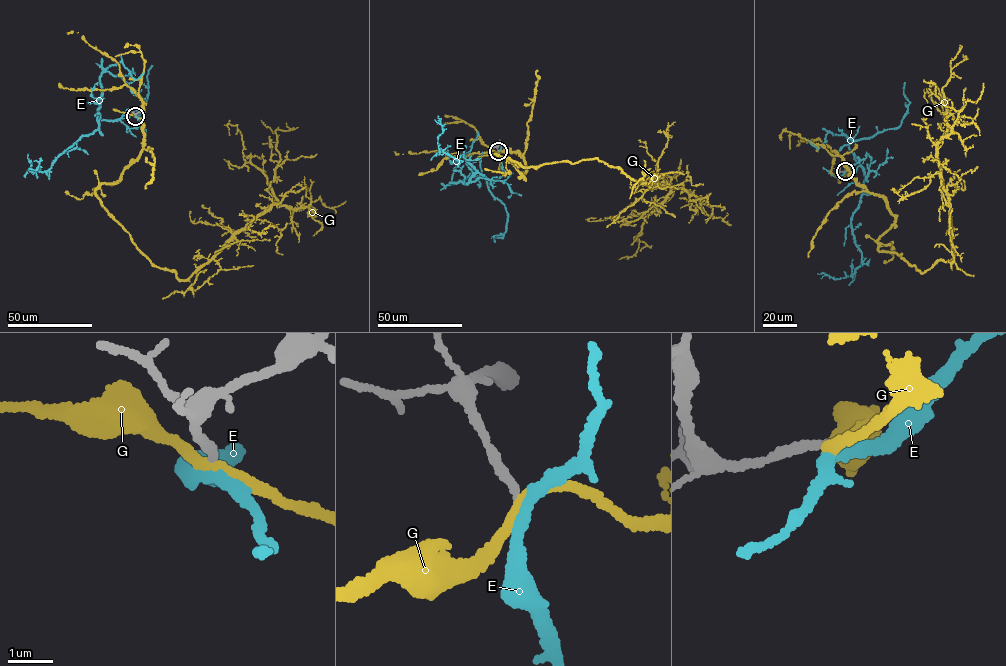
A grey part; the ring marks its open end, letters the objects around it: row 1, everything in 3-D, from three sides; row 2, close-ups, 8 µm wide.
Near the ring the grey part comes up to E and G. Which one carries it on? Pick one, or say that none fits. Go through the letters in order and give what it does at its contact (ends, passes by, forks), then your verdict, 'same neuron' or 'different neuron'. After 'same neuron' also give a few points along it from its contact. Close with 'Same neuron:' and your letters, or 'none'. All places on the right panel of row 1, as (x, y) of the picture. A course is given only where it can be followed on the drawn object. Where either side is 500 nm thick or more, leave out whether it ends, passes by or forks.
E: it passes by; same neuron; course (845, 171), (866, 153), (867, 180), (848, 138), (866, 139), (900, 125), (909, 103), (905, 82)
G: it passes by; different neuron
Same neuron: E

